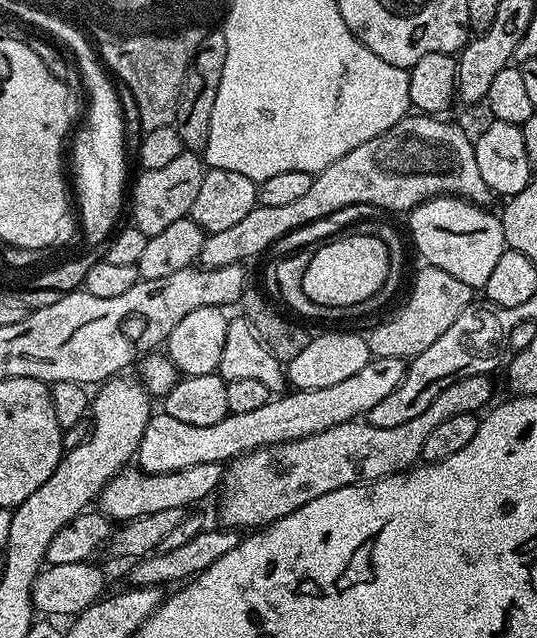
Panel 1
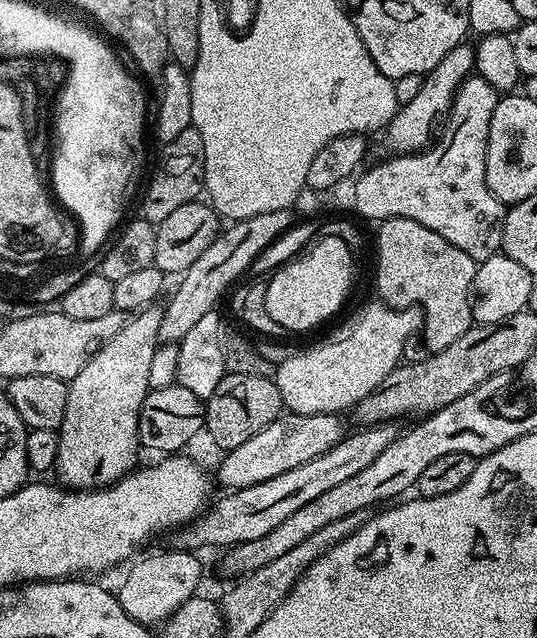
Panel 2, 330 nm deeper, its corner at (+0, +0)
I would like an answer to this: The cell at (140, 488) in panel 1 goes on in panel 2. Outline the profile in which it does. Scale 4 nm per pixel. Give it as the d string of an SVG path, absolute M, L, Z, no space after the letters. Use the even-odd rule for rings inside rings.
M288 412L281 414L266 430L258 430L254 438L242 442L242 446L234 446L223 453L220 469L216 476L220 479L221 489L235 490L249 488L258 482L266 482L266 478L278 478L286 470L294 470L294 466L302 466L302 462L310 462L310 458L318 458L318 454L326 454L330 446L343 440L346 427L340 421L339 415L326 414L298 414Z

